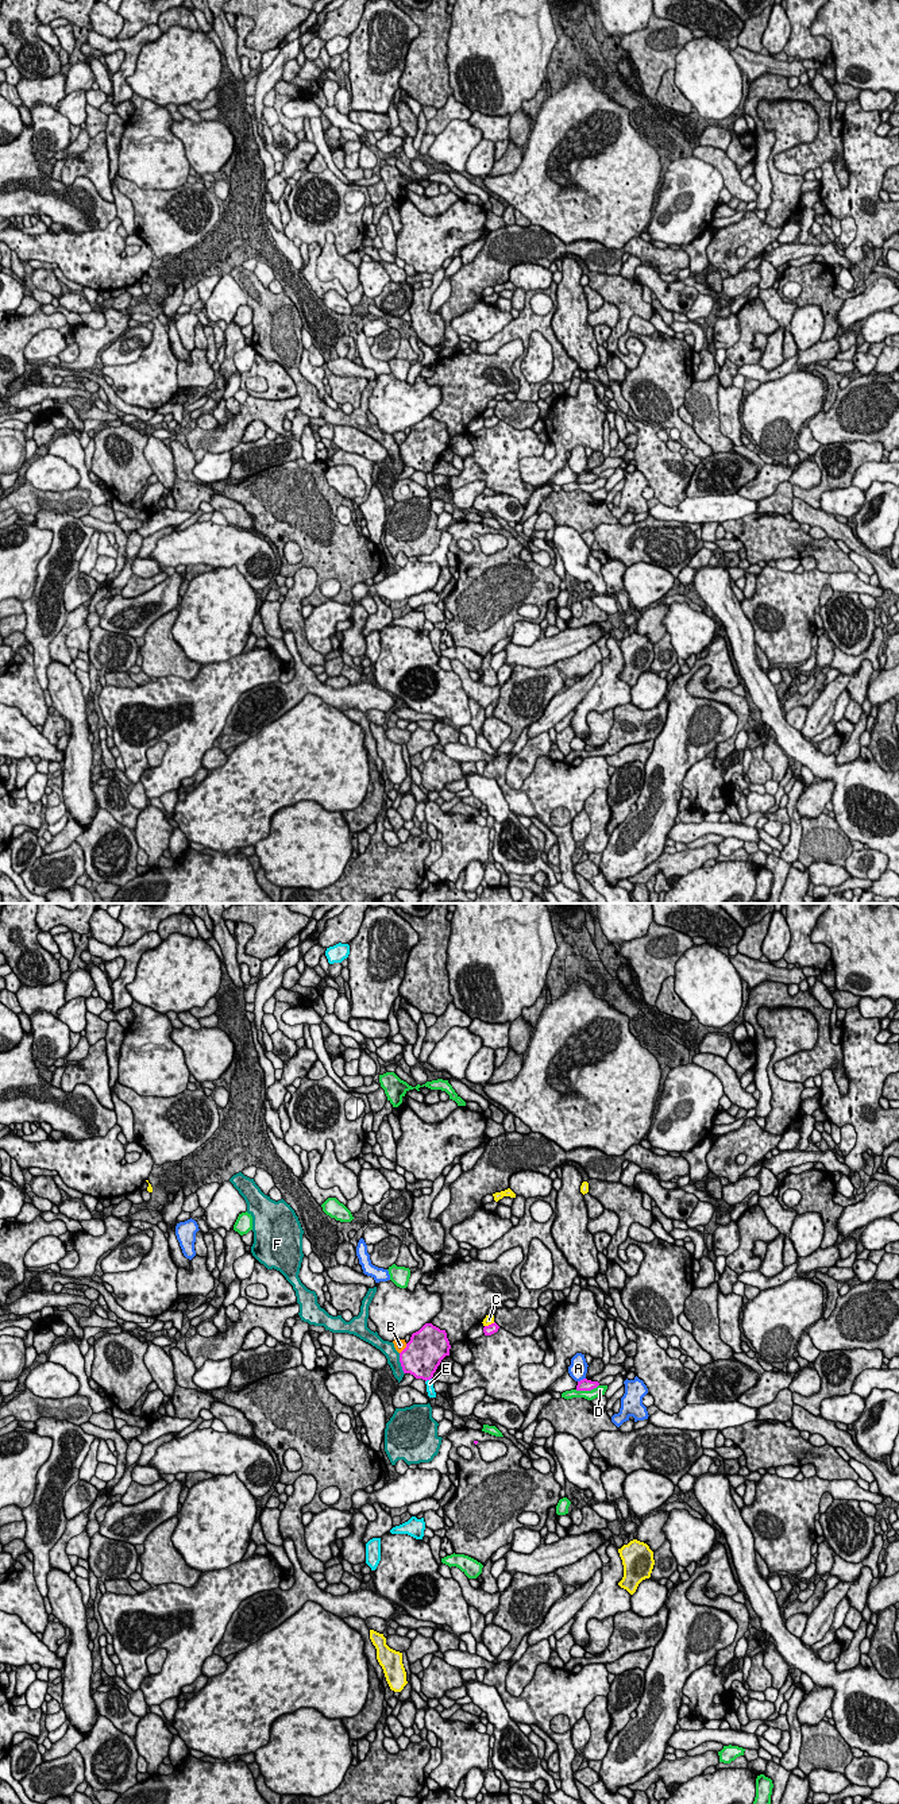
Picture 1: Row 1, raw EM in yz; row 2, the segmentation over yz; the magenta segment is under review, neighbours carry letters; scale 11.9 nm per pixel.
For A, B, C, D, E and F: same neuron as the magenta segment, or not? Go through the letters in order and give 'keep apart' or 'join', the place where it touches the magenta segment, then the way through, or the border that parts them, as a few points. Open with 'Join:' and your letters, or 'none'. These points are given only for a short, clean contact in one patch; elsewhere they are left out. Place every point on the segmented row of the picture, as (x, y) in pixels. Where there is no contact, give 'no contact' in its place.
Join: none
A: keep apart; contact yz (581, 1380)
B: keep apart; contact yz (404, 1349)
C: keep apart; contact yz (489, 1325)
D: keep apart; contact yz (586, 1390)
E: keep apart; contact yz (428, 1379)
F: keep apart; contact yz (401, 1364)

